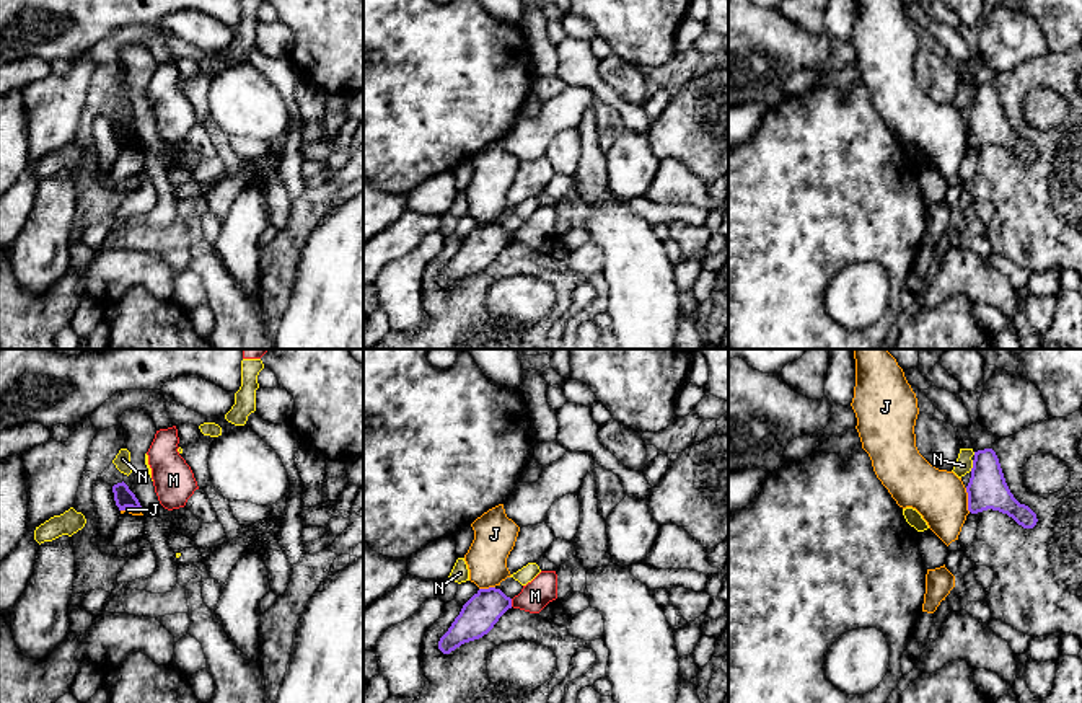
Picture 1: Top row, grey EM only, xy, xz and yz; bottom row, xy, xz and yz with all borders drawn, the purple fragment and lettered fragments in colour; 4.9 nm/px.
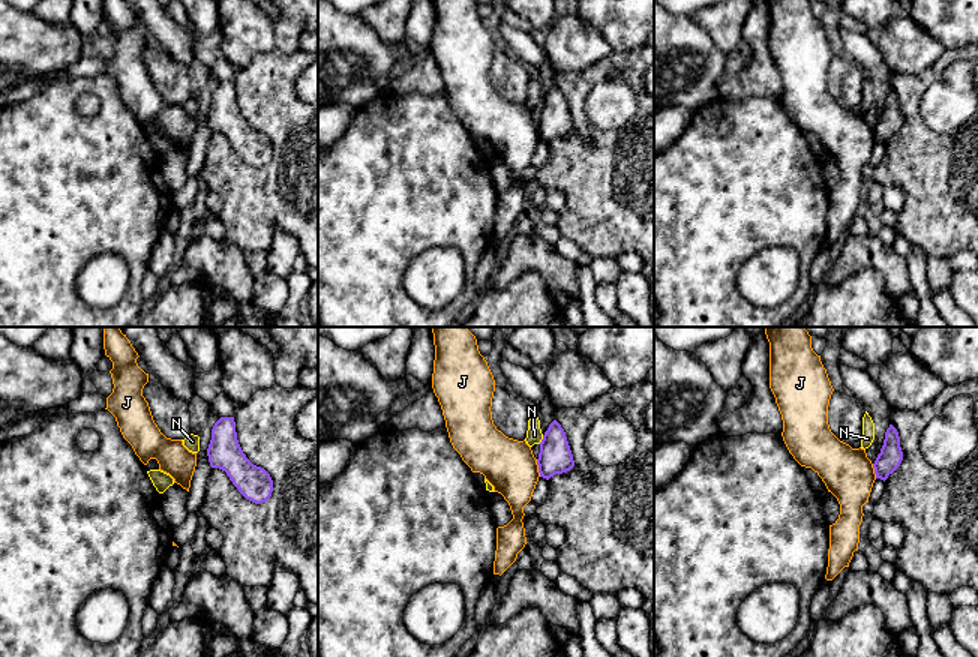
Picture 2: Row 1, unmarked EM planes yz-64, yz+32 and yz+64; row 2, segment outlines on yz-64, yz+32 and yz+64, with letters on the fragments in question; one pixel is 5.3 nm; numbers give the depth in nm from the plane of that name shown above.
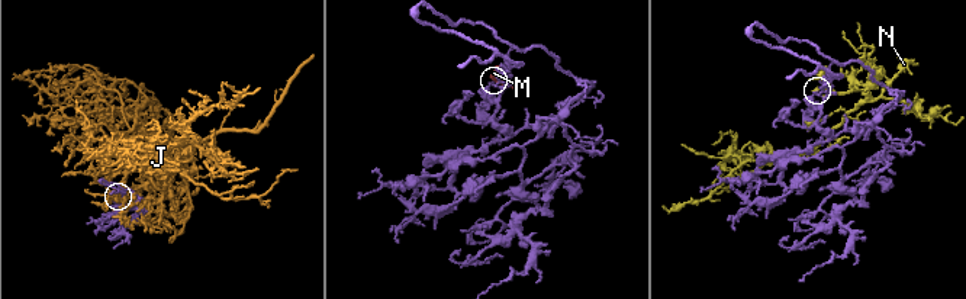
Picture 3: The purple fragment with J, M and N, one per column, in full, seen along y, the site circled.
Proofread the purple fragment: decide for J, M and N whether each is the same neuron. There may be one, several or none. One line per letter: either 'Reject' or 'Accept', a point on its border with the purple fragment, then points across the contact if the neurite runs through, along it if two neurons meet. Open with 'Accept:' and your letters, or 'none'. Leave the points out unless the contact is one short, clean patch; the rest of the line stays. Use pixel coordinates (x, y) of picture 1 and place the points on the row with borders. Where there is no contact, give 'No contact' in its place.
Accept: none
J: Reject. Touches purple at yz (968, 499)
M: Reject. Touches purple at xz (510, 602). Boundary: xz (510, 599), (512, 605)
N: Reject. Touches purple at yz (973, 465)

